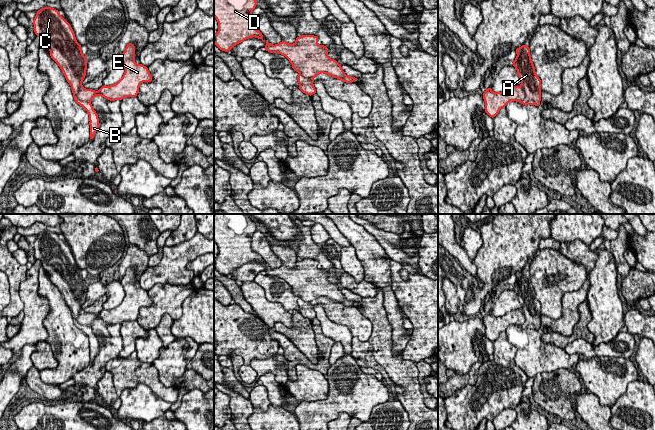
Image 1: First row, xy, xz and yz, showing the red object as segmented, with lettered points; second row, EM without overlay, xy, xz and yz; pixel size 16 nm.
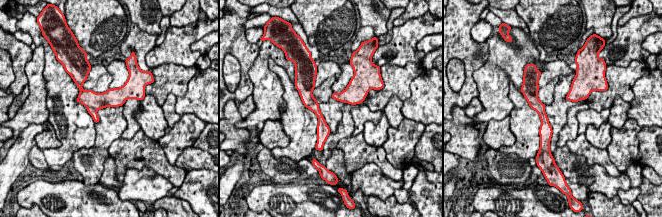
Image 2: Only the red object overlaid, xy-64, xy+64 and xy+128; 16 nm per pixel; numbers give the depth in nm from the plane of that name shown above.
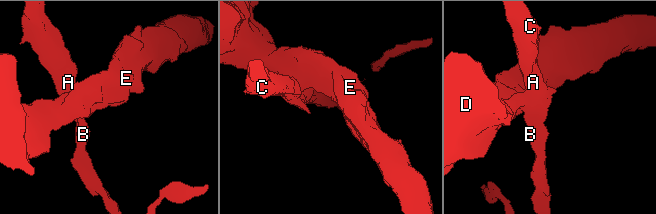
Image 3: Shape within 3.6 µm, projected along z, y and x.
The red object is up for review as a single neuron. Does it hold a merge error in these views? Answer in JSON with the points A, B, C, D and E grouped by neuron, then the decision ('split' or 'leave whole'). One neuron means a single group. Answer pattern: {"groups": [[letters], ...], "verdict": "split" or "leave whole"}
{"groups": [["A", "B", "C"], ["D", "E"]], "verdict": "split"}

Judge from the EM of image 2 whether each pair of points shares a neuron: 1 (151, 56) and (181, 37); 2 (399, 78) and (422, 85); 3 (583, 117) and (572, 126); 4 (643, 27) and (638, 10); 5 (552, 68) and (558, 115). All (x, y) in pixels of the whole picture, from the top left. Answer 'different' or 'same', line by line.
1: same
2: different
3: different
4: different
5: different

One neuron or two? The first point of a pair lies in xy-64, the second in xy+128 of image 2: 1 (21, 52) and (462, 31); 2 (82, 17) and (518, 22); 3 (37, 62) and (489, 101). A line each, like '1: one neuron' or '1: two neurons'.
1: one neuron
2: two neurons
3: one neuron

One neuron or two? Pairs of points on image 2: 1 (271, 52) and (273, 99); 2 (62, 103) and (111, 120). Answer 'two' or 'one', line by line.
1: one
2: two

